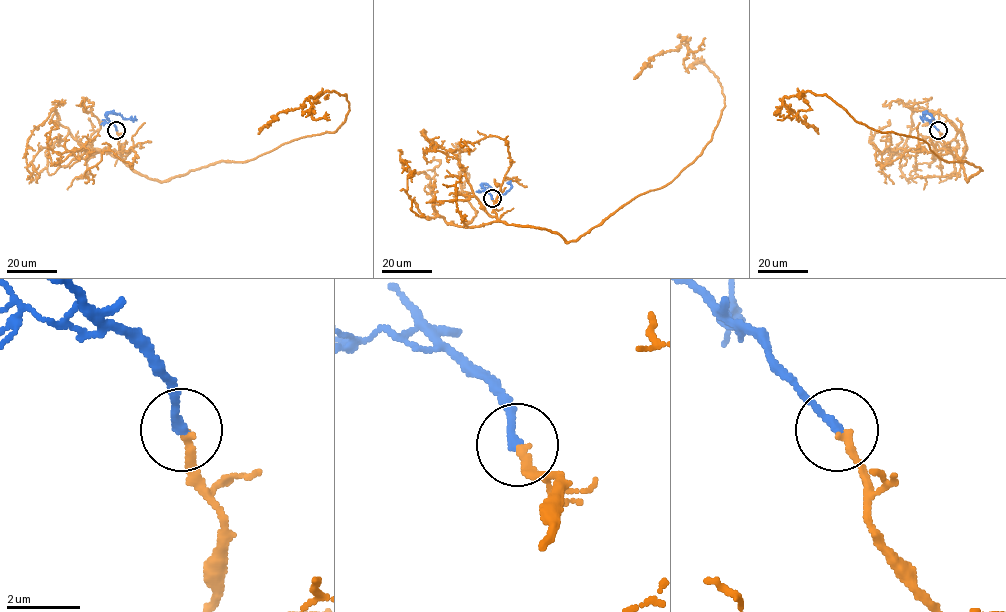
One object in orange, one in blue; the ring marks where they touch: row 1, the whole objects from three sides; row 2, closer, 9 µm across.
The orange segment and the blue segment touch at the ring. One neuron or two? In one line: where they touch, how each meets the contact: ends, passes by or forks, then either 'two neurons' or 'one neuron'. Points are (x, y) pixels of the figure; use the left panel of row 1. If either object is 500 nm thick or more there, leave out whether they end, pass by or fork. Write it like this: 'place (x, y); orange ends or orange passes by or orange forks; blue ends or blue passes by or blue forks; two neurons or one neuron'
place (116, 130); orange ends; blue ends; one neuron

